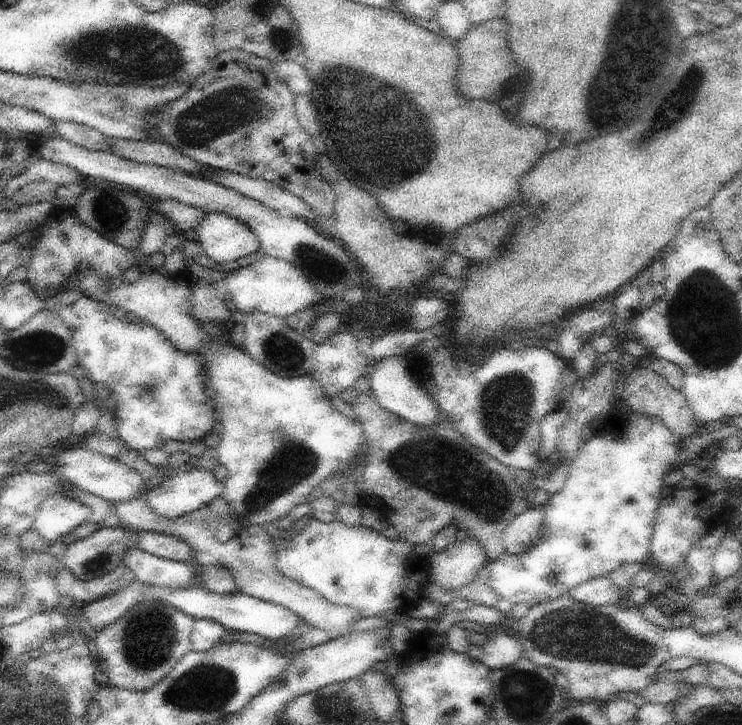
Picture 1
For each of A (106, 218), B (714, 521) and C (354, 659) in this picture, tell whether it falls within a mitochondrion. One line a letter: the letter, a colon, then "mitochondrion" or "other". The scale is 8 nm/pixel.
A: other
B: other
C: other

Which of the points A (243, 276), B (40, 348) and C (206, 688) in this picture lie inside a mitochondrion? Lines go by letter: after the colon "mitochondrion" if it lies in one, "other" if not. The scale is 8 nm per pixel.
A: other
B: mitochondrion
C: mitochondrion

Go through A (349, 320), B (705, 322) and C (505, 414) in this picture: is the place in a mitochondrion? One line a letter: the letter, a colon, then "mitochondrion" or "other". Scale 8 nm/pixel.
A: other
B: mitochondrion
C: mitochondrion

